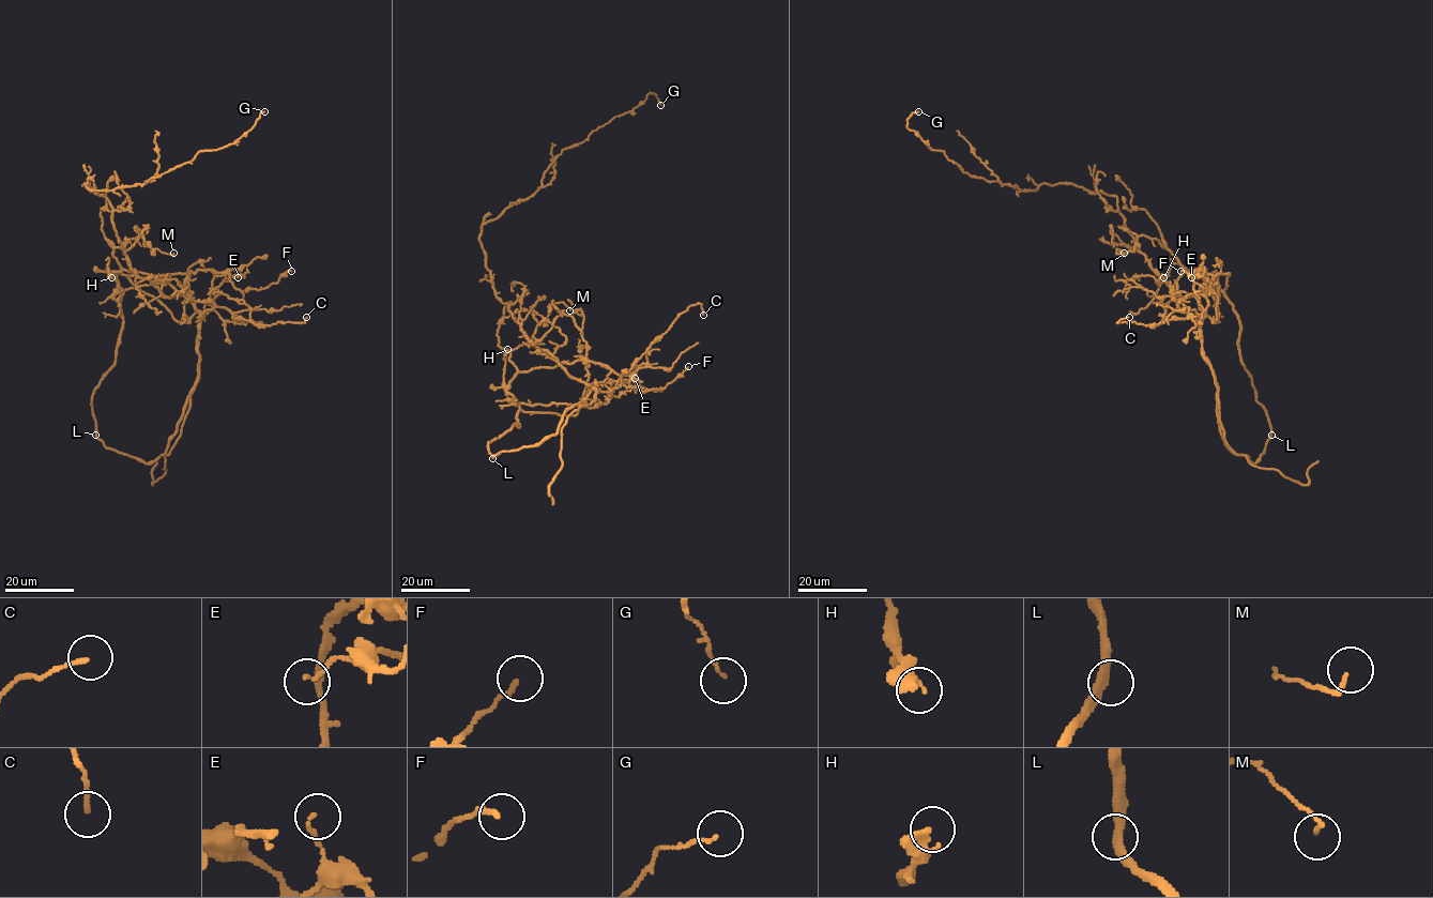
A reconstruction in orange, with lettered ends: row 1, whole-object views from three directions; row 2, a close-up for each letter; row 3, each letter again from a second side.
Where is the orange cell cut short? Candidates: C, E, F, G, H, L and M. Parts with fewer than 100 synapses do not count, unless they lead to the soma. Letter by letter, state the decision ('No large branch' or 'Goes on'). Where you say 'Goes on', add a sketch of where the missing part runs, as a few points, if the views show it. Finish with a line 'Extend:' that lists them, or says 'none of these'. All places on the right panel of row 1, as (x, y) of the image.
C: No large branch
E: No large branch
F: No large branch
G: No large branch
H: No large branch
L: No large branch
M: No large branch
Extend: none of these

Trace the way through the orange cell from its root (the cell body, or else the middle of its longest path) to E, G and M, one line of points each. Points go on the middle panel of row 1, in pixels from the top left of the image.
E: (517, 321), (536, 347), (547, 350), (569, 376), (594, 389), (619, 396), (635, 384), (635, 378)
G: (517, 321), (496, 294), (481, 227), (530, 197), (564, 149), (631, 111), (650, 93), (660, 105)
M: (517, 321), (536, 347), (585, 382), (585, 358), (528, 370), (509, 360), (547, 320), (552, 303), (569, 310)

